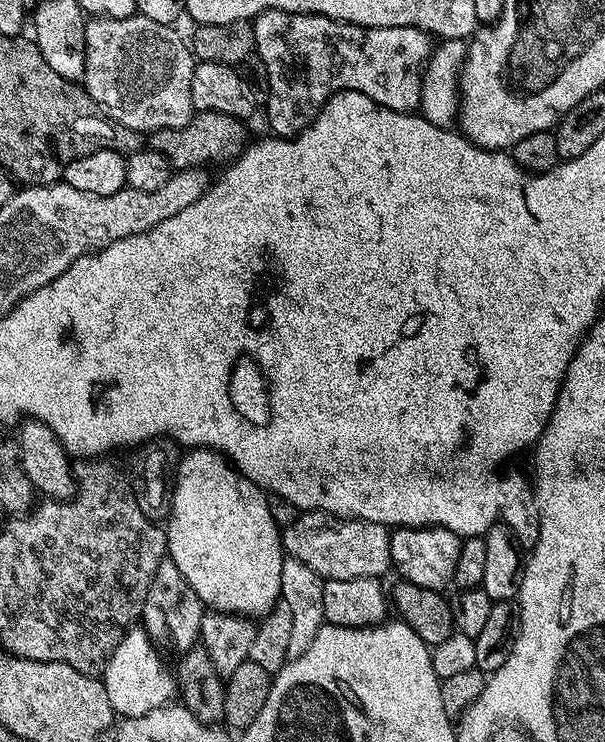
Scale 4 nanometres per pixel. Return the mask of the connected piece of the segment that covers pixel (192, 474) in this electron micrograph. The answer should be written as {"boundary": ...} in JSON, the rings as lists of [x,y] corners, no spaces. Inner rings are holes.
{"boundary":[[[194,448],[185,456],[188,457],[181,462],[180,469],[177,472],[175,469],[174,487],[170,492],[170,515],[166,521],[167,559],[172,560],[174,566],[178,566],[178,570],[182,570],[186,582],[190,582],[190,586],[194,586],[194,594],[198,594],[200,601],[209,609],[217,612],[230,612],[237,618],[263,618],[276,605],[276,601],[280,599],[282,562],[286,559],[282,543],[282,528],[276,525],[271,517],[271,510],[268,508],[269,497],[261,489],[257,488],[255,484],[249,482],[246,477],[241,476],[220,453],[214,452],[210,448]]]}

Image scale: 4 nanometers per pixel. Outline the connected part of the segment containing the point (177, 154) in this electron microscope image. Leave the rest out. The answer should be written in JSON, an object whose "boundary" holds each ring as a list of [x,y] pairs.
{"boundary":[[[196,112],[185,128],[167,128],[149,135],[148,144],[167,158],[173,169],[207,169],[208,164],[227,165],[244,151],[250,135],[244,129],[243,119],[217,112]]]}

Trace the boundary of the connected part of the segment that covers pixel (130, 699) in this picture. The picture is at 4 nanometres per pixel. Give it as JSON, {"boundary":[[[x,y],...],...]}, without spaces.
{"boundary":[[[143,627],[129,628],[112,657],[108,659],[108,665],[104,667],[102,673],[110,706],[117,717],[150,714],[150,710],[165,707],[177,695],[177,677],[173,673],[172,676],[168,673],[168,668],[160,661],[159,655],[161,656],[161,653]]]}

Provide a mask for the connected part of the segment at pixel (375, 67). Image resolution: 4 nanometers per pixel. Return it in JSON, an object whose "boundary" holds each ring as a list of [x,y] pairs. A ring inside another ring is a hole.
{"boundary":[[[282,10],[262,12],[251,21],[251,25],[254,30],[254,42],[256,43],[255,55],[259,56],[260,60],[266,66],[266,74],[268,75],[266,107],[268,107],[268,124],[272,127],[269,129],[275,135],[285,138],[297,136],[302,129],[311,126],[314,118],[322,110],[322,106],[335,92],[345,92],[346,90],[354,90],[355,92],[366,94],[370,98],[374,98],[374,102],[378,102],[390,110],[415,113],[419,109],[420,77],[423,73],[424,65],[428,63],[428,58],[431,56],[434,47],[433,37],[420,28],[363,28],[357,24],[345,24],[343,20],[332,20],[329,16],[313,16],[306,12],[283,12]]]}

